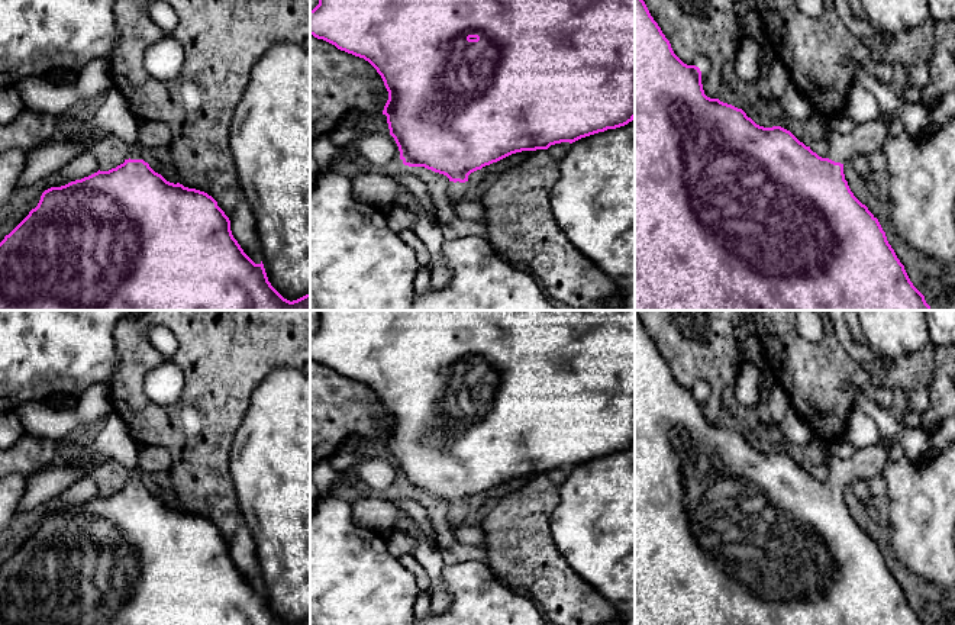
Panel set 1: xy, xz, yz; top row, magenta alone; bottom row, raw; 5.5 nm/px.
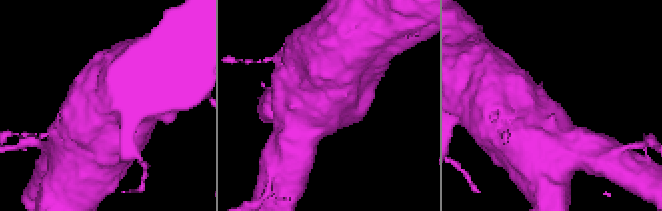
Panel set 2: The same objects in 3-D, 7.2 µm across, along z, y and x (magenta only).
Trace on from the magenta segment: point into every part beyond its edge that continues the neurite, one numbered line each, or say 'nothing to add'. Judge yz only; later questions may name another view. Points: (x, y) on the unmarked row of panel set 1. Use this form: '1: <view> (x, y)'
1: yz (870, 461)

